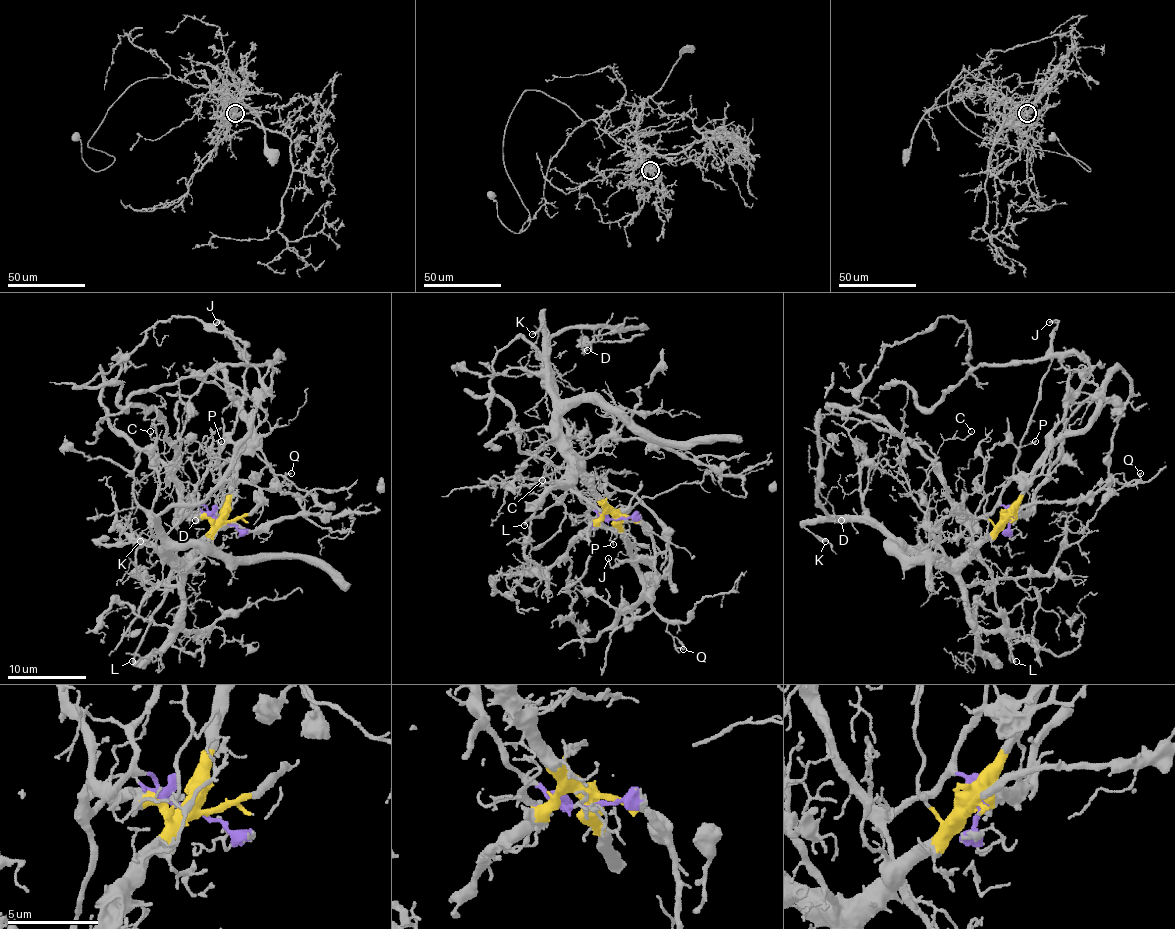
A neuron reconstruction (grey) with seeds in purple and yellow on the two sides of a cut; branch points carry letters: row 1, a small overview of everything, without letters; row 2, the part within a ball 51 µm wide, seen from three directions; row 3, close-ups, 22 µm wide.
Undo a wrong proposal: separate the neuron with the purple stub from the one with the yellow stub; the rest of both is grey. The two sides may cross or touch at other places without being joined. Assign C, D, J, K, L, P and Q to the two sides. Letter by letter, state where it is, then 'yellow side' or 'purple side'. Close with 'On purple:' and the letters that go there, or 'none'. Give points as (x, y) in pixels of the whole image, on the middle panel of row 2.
C: (542, 480) | purple side
D: (587, 350) | yellow side
J: (608, 558) | purple side
K: (532, 334) | yellow side
L: (524, 525) | purple side
P: (613, 544) | purple side
Q: (683, 649) | yellow side
On purple: C, J, L, P

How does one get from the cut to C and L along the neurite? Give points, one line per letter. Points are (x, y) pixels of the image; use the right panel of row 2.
C: (1010, 519), (1002, 505), (973, 521), (957, 511), (942, 468), (934, 458), (945, 440), (963, 438), (971, 431)
L: (1010, 519), (998, 505), (971, 527), (973, 548), (989, 572), (1016, 662)

